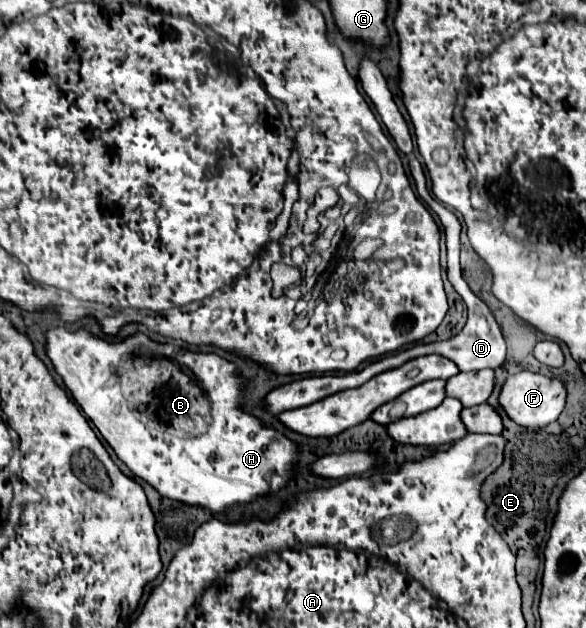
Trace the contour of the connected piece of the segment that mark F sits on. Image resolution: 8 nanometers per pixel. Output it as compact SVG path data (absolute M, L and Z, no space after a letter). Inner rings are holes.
M525 369L521 373L507 377L507 381L501 389L501 395L499 395L499 403L517 425L539 429L539 427L545 427L545 425L557 421L557 417L561 415L561 411L565 409L565 403L567 403L567 387L557 377L547 377L547 375Z

